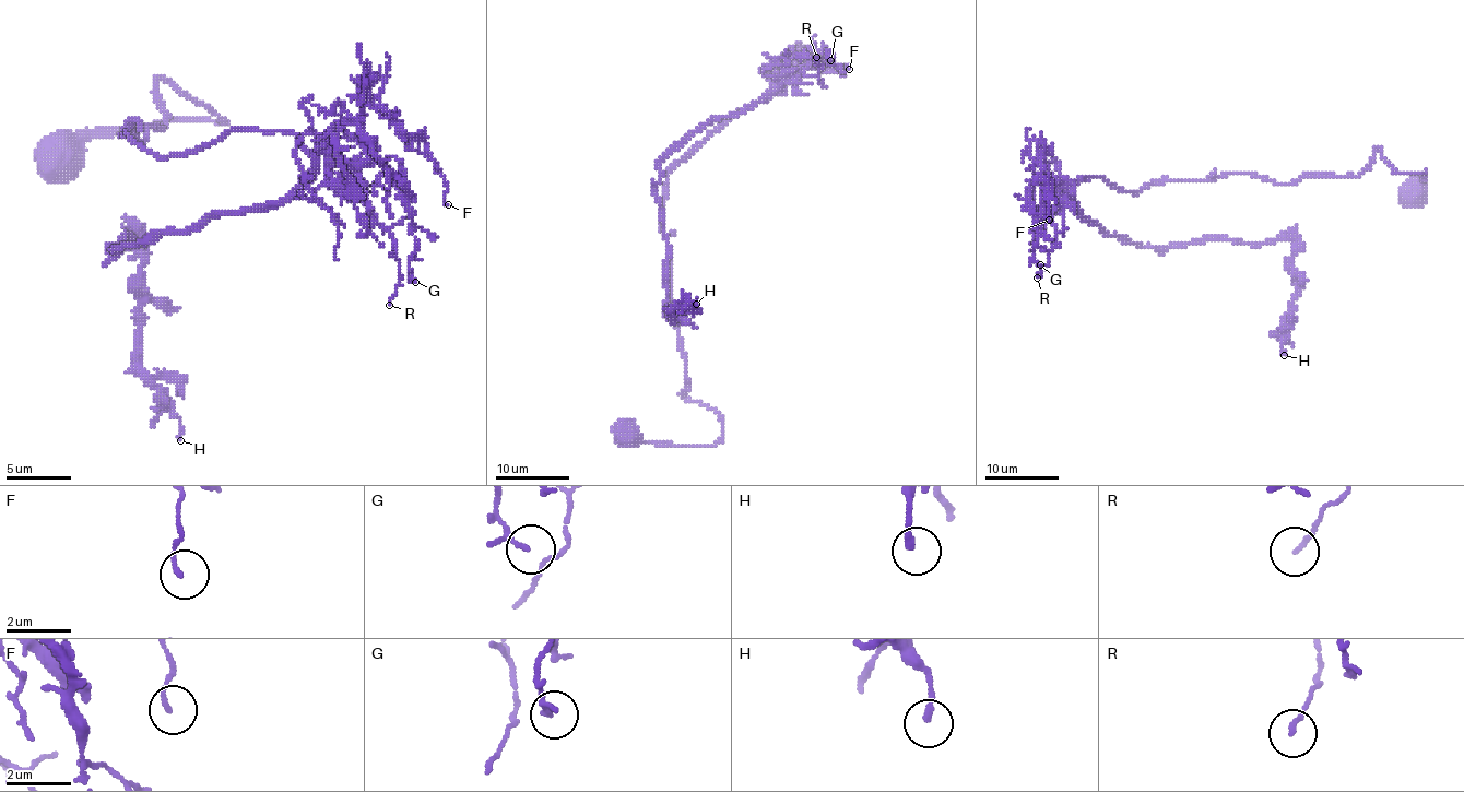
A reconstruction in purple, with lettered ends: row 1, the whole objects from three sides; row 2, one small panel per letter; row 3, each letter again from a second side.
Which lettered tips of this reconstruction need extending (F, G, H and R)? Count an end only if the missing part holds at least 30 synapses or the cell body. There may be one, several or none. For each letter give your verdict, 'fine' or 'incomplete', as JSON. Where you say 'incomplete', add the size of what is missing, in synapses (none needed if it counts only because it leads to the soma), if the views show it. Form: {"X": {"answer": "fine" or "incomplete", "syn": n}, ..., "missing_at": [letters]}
{"F": {"answer": "fine"}, "G": {"answer": "fine"}, "H": {"answer": "fine"}, "R": {"answer": "fine"}, "missing_at": []}

